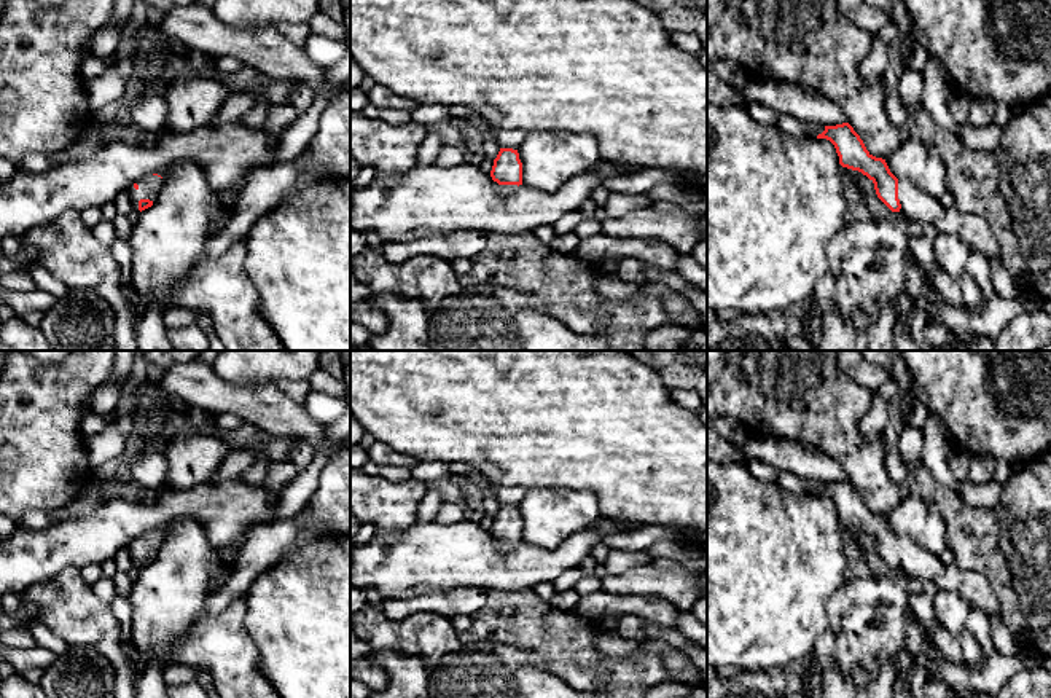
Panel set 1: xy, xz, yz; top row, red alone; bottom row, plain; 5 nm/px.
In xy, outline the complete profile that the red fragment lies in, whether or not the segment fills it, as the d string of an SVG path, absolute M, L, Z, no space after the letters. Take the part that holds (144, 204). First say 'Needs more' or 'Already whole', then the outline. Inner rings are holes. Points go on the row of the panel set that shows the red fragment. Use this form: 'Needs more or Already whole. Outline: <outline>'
Needs more. Outline: M158 174L140 178L127 191L131 196L132 209L142 212L151 207L161 194L164 178Z

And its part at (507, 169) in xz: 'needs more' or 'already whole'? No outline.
needs more

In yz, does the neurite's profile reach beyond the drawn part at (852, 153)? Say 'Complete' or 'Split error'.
Split error

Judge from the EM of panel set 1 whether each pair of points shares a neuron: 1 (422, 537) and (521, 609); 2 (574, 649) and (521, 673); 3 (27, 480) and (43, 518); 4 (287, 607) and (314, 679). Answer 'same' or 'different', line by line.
1: different
2: different
3: different
4: same

